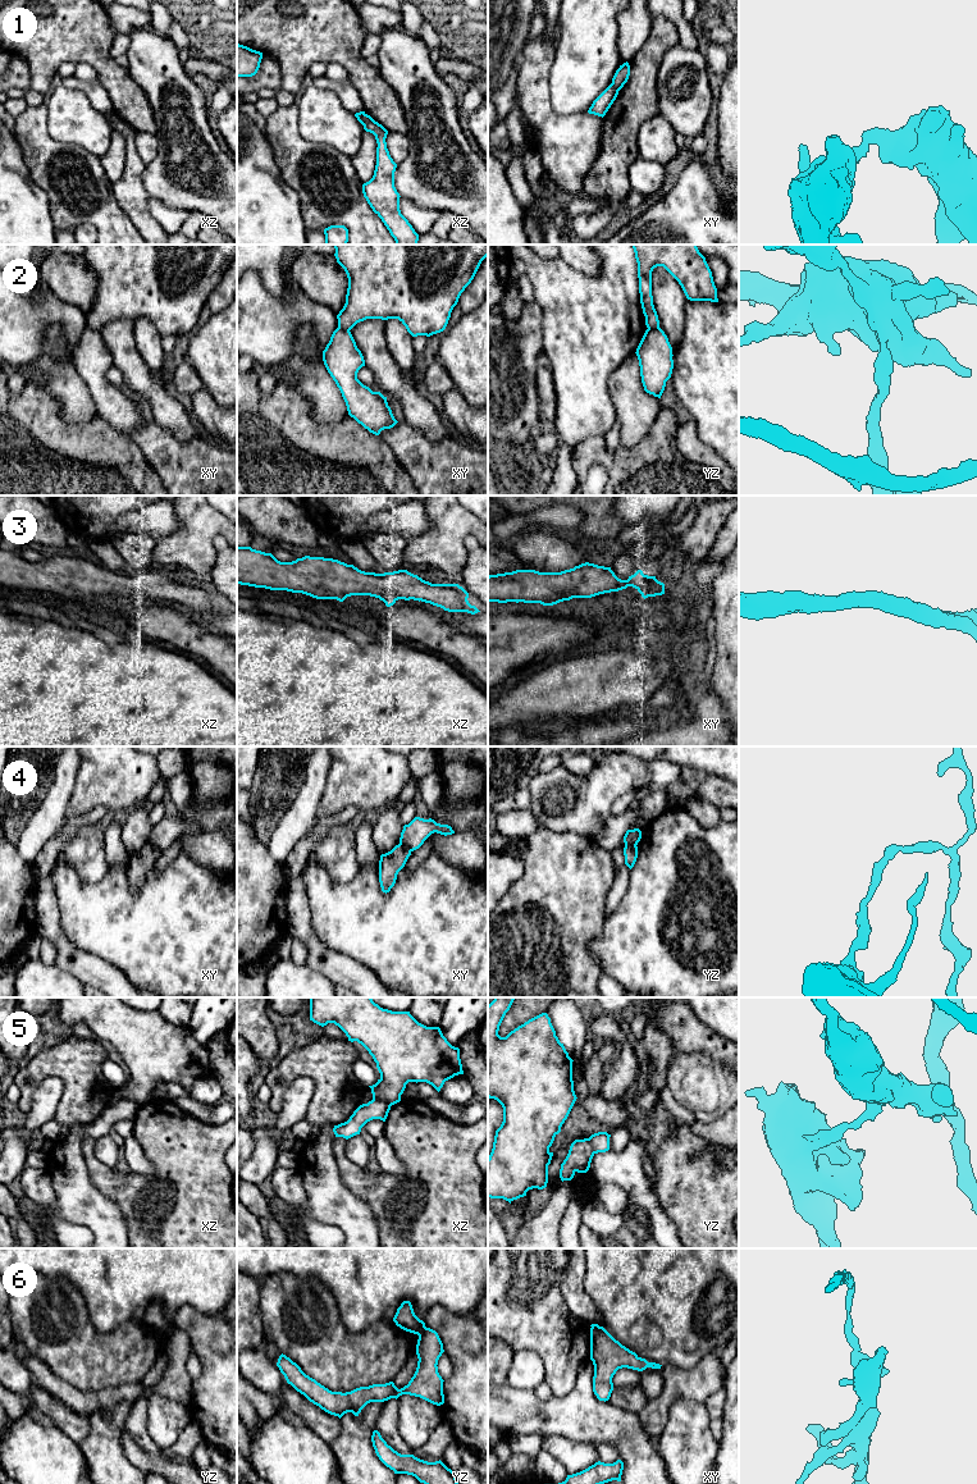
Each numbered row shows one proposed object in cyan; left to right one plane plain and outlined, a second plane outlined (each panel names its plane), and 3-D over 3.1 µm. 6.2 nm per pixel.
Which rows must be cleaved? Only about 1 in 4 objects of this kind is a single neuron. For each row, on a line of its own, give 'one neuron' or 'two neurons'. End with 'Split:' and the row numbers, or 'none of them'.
1: two neurons
2: two neurons
3: one neuron
4: two neurons
5: two neurons
6: two neurons
Split: 1, 2, 4, 5, 6

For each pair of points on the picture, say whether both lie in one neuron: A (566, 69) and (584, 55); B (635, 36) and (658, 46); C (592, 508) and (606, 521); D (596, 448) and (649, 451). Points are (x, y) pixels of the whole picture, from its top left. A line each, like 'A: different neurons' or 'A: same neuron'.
A: same neuron
B: different neurons
C: same neuron
D: same neuron

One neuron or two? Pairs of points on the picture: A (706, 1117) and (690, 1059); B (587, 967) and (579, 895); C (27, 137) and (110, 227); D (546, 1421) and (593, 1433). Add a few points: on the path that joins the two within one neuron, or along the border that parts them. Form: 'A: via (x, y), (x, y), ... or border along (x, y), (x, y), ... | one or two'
A: via (690, 1106), (678, 1095), (678, 1074) | one
B: via (579, 949), (579, 913) | one
C: via (50, 160), (58, 169), (58, 176), (88, 204) | one
D: via (557, 1421), (581, 1421) | one

